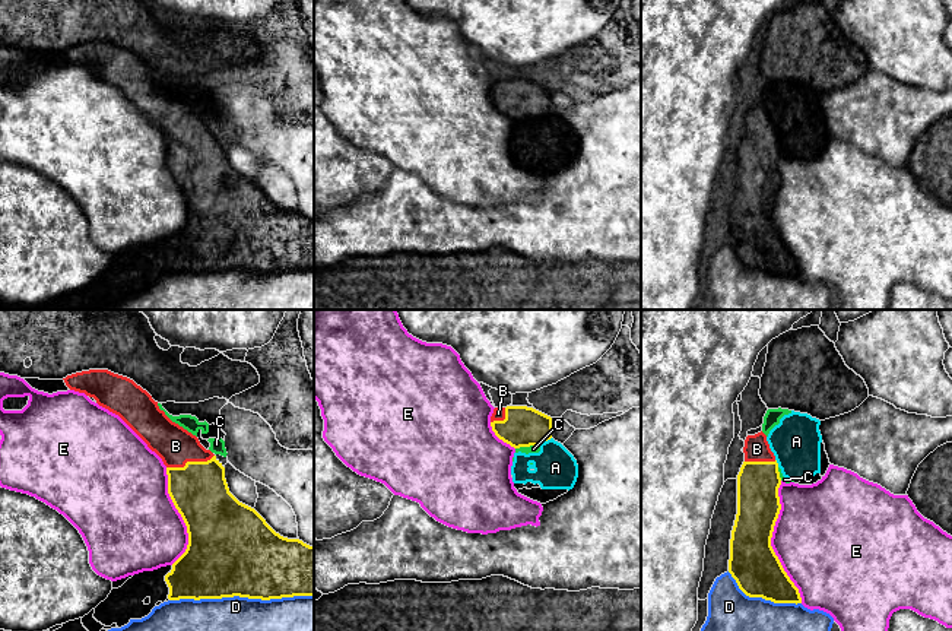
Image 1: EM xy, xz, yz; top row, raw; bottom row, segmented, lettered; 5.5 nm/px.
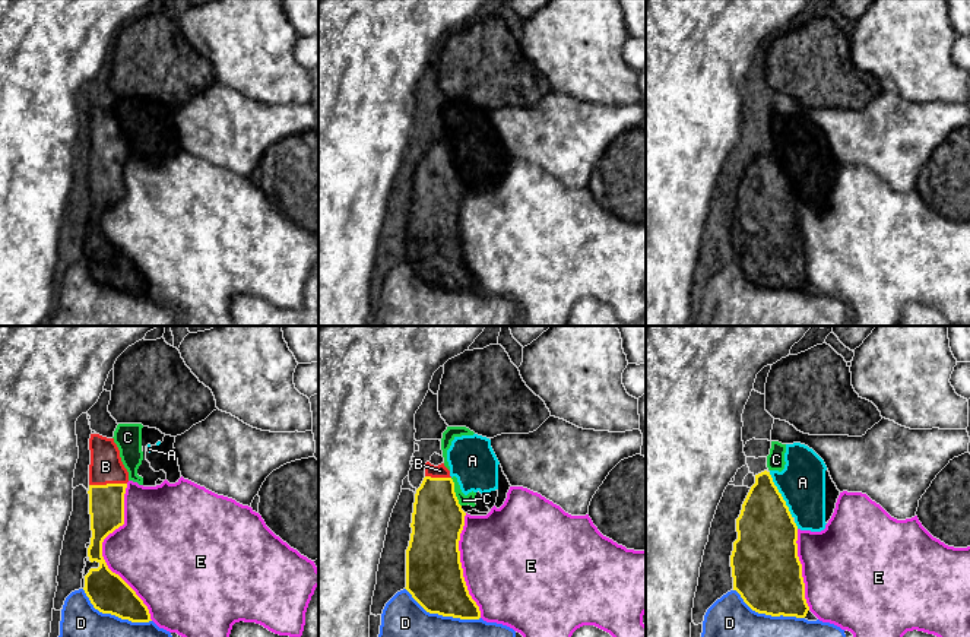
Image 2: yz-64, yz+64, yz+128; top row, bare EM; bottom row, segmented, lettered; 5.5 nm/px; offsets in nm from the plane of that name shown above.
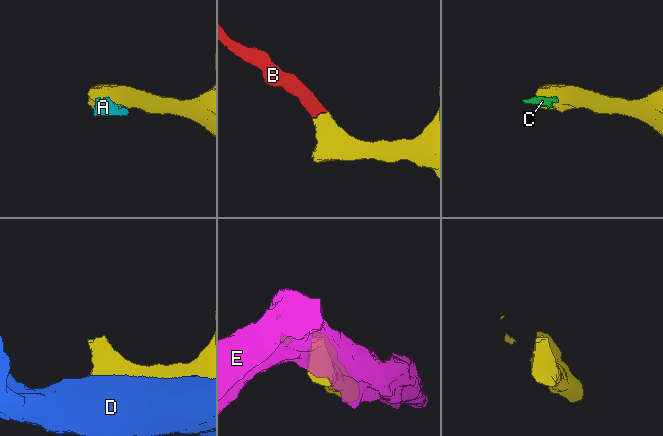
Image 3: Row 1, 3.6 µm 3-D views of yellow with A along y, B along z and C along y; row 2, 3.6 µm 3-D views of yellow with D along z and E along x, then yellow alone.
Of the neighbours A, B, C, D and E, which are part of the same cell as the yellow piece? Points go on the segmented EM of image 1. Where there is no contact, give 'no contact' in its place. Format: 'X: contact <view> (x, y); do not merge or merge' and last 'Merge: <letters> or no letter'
A: contact xz (545, 440); do not merge
B: contact xy (190, 462); merge
C: contact xz (527, 446); do not merge
D: contact xy (241, 596); do not merge
E: contact yz (770, 542); do not merge
Merge: B

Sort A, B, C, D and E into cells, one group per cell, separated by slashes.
A C / B / D / E

